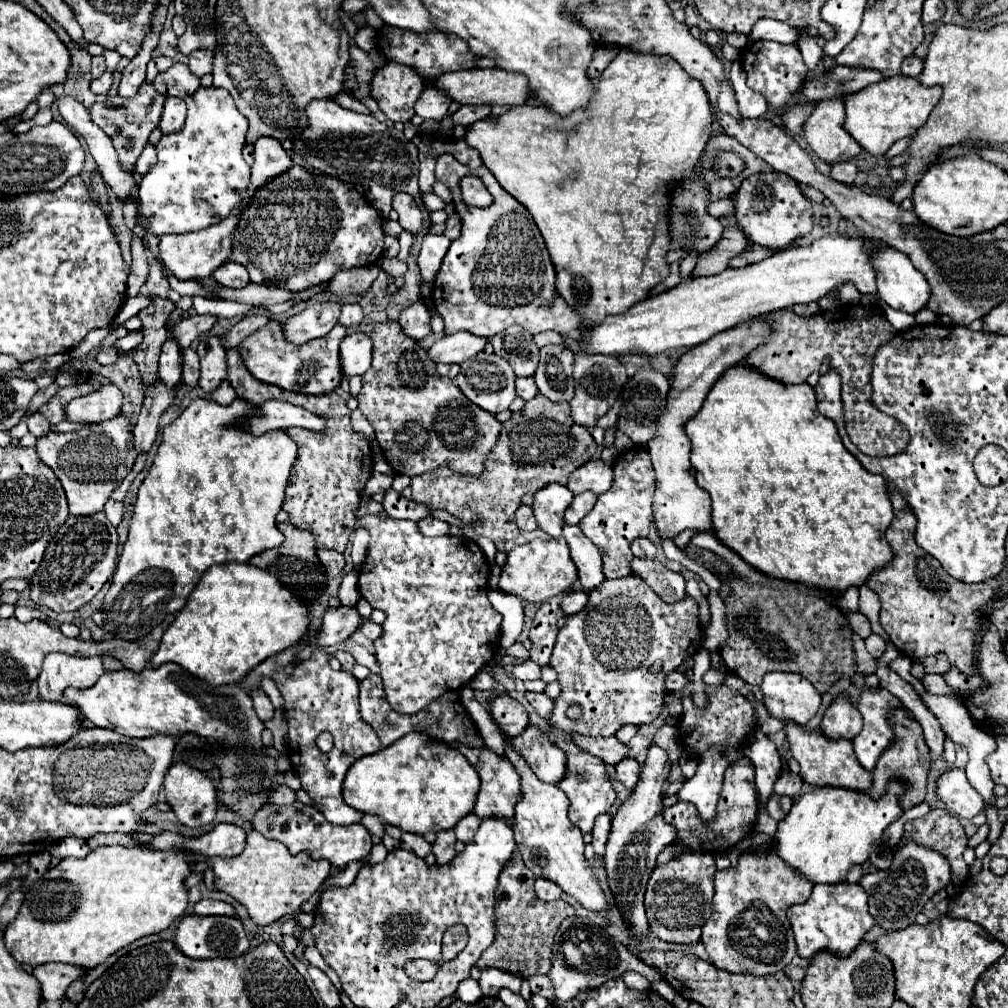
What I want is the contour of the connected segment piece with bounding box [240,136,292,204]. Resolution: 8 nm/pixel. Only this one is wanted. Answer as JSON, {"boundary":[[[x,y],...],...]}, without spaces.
{"boundary":[[[260,136],[254,142],[254,164],[252,164],[252,178],[250,188],[244,194],[240,204],[248,204],[256,188],[260,188],[264,182],[272,180],[274,176],[286,172],[292,166],[290,154],[282,148],[282,142],[270,136]]]}

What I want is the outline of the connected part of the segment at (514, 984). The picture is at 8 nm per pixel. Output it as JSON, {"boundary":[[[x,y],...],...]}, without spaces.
{"boundary":[[[484,968],[478,984],[480,984],[480,990],[482,990],[484,996],[496,996],[498,990],[504,988],[504,986],[518,994],[522,978],[508,974],[508,972],[502,972],[502,970],[496,970],[496,968]]]}

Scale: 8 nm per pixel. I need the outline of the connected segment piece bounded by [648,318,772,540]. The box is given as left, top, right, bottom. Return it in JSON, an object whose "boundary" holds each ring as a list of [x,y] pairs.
{"boundary":[[[752,318],[752,322],[742,322],[740,326],[724,330],[712,336],[708,342],[694,346],[674,366],[674,384],[668,392],[666,410],[658,420],[656,438],[648,442],[648,452],[652,456],[652,466],[656,470],[652,516],[656,532],[662,540],[674,540],[684,530],[692,530],[694,534],[712,532],[710,494],[704,492],[690,474],[690,442],[684,432],[684,422],[700,410],[710,386],[722,376],[722,372],[742,362],[756,346],[760,346],[766,340],[770,330],[772,326],[766,318]]]}

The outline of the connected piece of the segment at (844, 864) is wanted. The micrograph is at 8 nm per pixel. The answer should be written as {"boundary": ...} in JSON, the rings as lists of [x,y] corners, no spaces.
{"boundary":[[[892,778],[884,794],[876,800],[868,792],[850,788],[814,788],[812,792],[802,794],[778,824],[774,848],[782,860],[798,868],[810,882],[836,884],[846,878],[852,864],[864,864],[882,844],[882,832],[904,814],[900,806],[904,794],[906,782],[902,778]]]}

